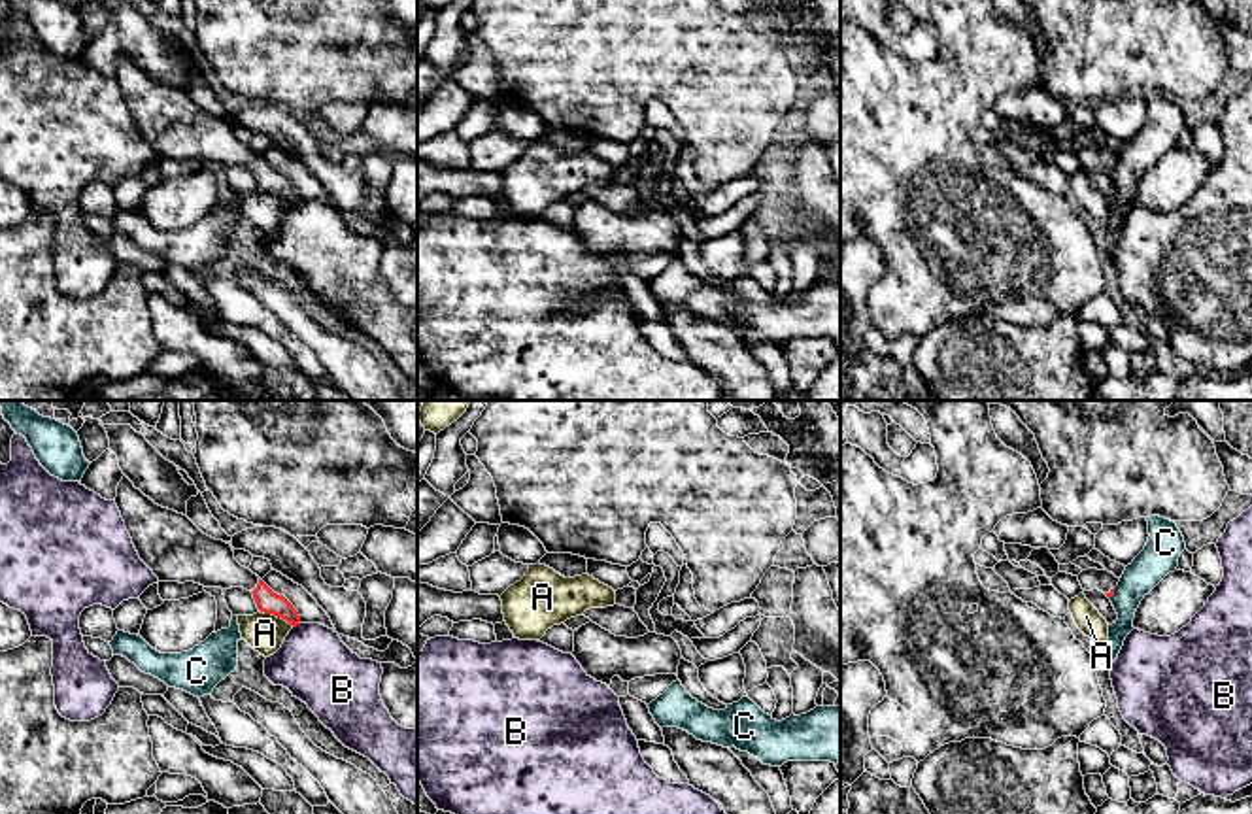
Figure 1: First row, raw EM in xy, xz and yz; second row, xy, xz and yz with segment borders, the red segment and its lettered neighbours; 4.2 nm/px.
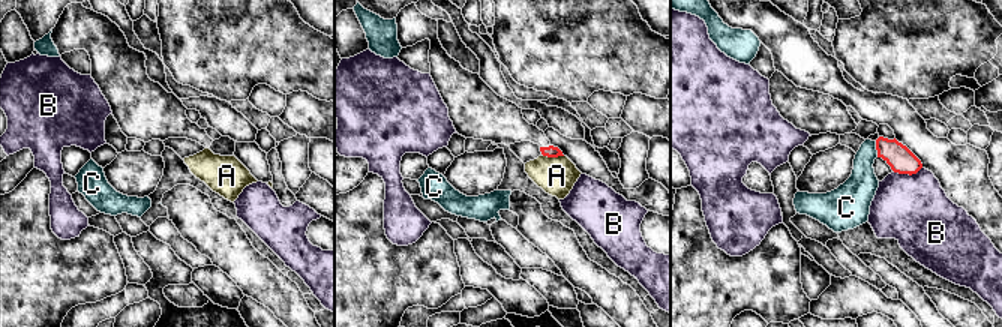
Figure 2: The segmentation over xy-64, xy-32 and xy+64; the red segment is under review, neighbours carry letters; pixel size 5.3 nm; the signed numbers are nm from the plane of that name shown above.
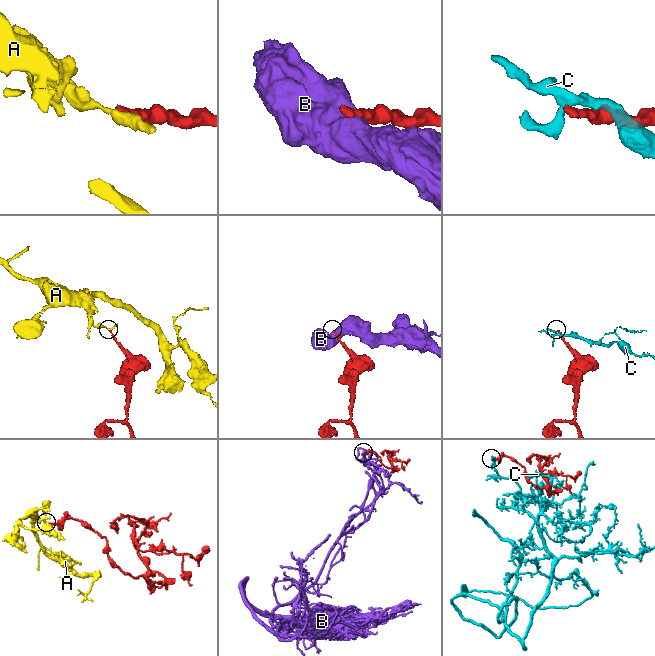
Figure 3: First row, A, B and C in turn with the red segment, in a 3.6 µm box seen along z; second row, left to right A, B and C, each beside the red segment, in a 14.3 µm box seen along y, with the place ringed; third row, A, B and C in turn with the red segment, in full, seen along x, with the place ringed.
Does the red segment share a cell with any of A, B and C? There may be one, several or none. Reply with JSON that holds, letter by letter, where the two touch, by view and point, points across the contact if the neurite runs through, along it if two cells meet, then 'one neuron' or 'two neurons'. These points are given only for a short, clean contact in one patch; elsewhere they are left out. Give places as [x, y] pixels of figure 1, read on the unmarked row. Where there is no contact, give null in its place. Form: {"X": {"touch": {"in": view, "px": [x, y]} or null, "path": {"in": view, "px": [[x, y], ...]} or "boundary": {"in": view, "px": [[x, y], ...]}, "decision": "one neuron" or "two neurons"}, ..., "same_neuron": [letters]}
{"A": {"touch": {"in": "xy", "px": [276, 191]}, "boundary": {"in": "xy", "px": [[259, 186], [293, 203]]}, "decision": "two neurons"}, "B": {"touch": {"in": "xy", "px": [297, 201]}, "decision": "two neurons"}, "C": {"touch": {"in": "yz", "px": [1113, 170]}, "boundary": {"in": "yz", "px": [[1115, 167], [1109, 174]]}, "decision": "two neurons"}, "same_neuron": []}

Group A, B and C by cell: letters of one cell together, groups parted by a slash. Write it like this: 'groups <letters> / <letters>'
groups A / B / C

